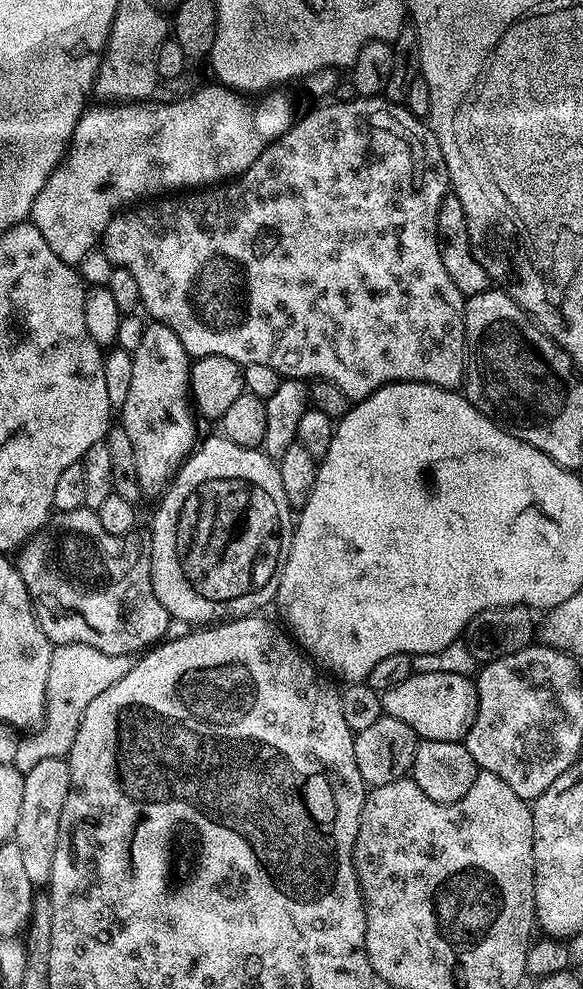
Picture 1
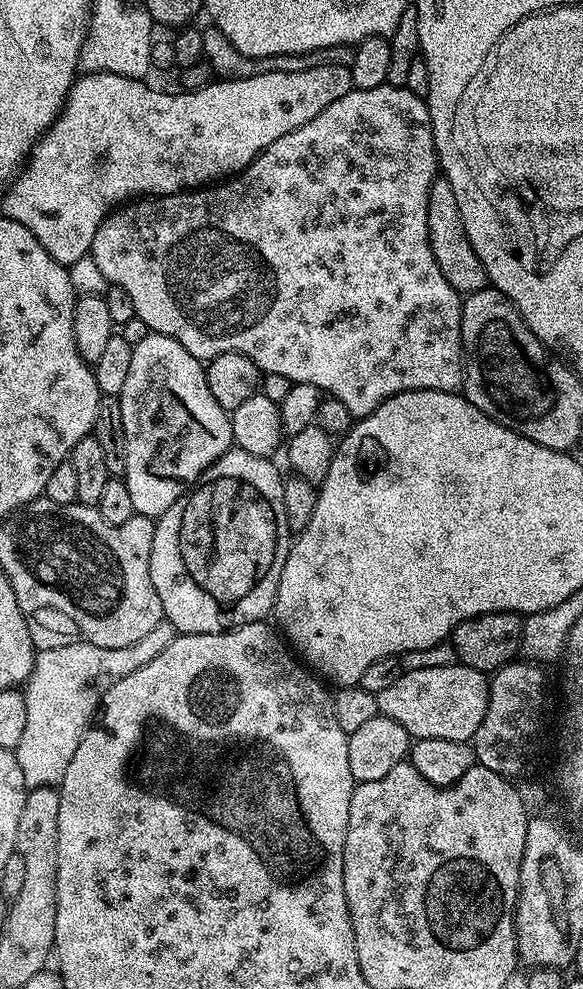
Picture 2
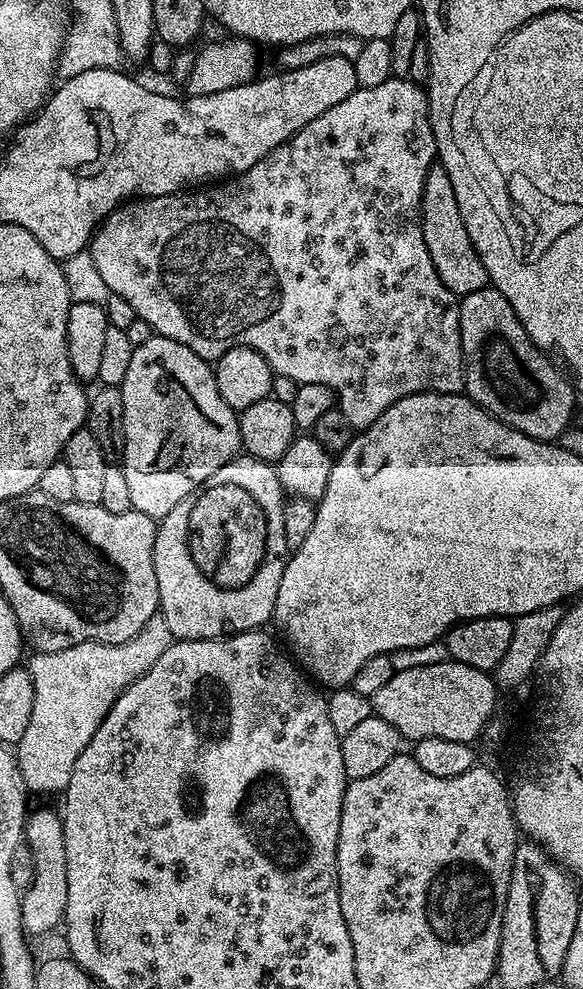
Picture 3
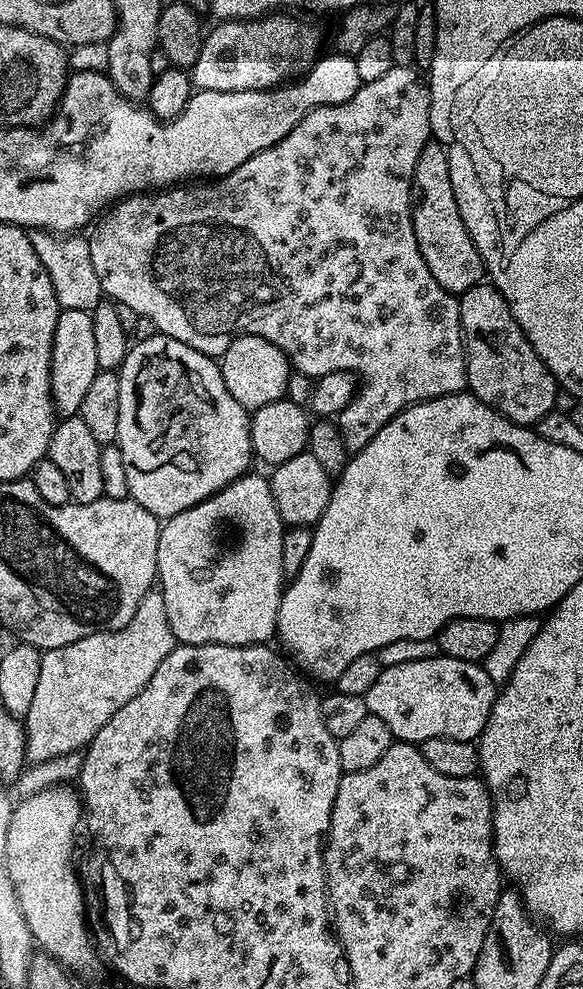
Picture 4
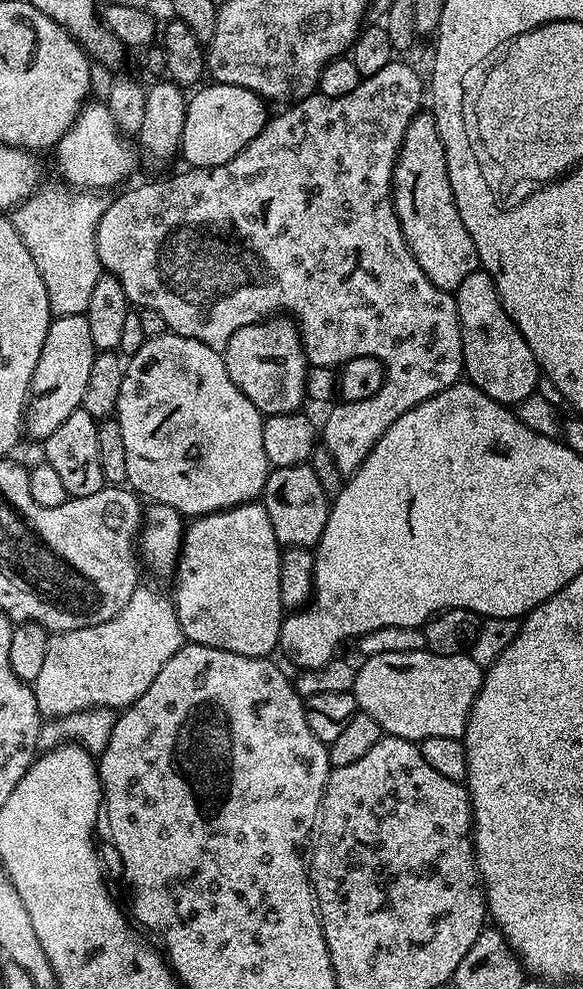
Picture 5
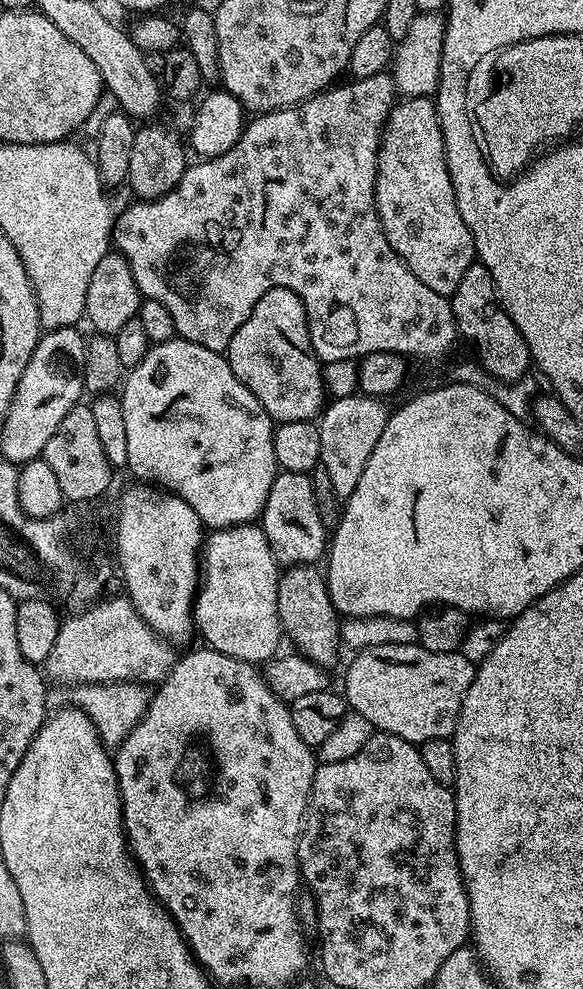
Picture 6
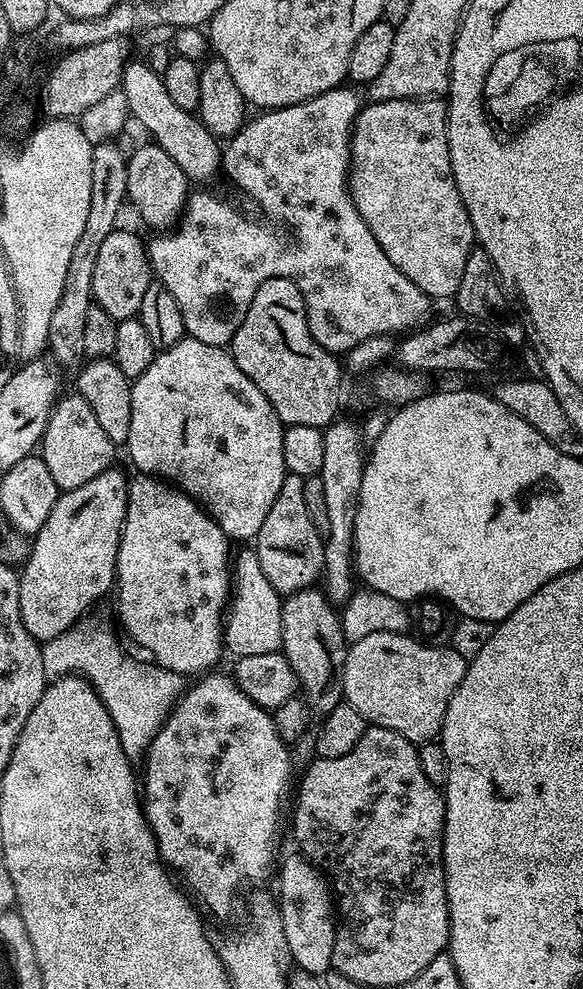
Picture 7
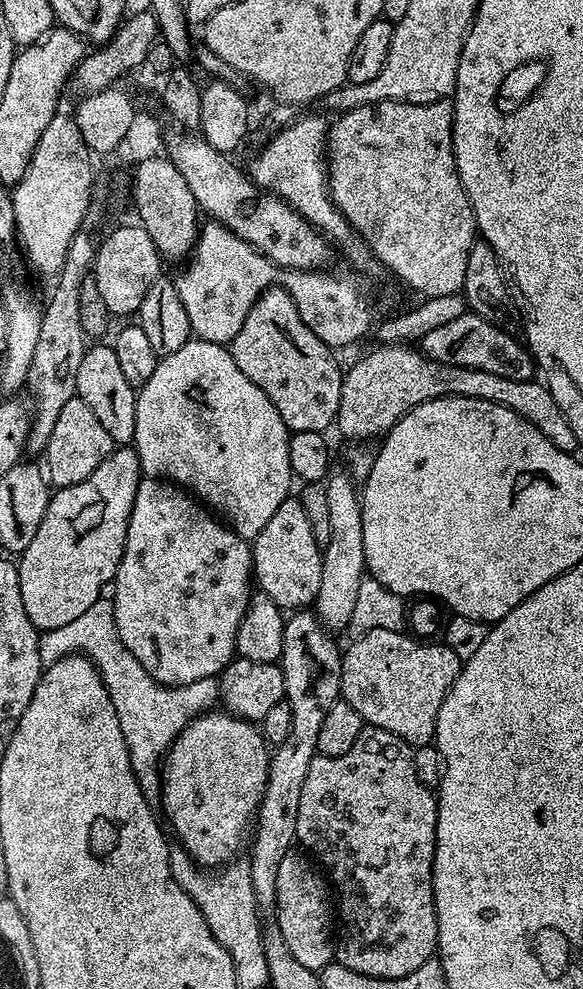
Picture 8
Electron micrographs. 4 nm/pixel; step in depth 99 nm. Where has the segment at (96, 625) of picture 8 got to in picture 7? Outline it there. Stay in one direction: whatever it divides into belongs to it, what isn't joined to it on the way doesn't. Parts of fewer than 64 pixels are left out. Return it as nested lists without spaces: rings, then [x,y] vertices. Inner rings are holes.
[[[80,627],[69,628],[41,647],[45,677],[49,681],[60,680],[72,673],[84,677],[96,691],[97,698],[106,706],[118,730],[122,750],[129,760],[139,761],[147,753],[152,739],[184,691],[185,677],[147,659],[135,660],[130,653],[124,652],[122,645],[116,644],[110,633],[100,628]]]

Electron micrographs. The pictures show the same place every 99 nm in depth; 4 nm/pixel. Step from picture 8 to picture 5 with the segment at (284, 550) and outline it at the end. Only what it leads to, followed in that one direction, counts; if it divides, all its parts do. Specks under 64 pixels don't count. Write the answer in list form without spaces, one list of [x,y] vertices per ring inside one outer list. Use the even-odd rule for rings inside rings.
[[[311,463],[272,468],[264,483],[262,503],[270,518],[274,538],[284,548],[315,549],[320,543],[322,530],[326,530],[330,498],[322,490]]]

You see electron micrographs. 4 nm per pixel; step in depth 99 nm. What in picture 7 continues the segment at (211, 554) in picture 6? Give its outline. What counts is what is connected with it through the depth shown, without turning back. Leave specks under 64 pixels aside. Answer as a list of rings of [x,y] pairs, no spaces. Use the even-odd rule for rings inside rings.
[[[248,550],[240,557],[235,557],[234,560],[234,591],[231,593],[230,599],[226,605],[226,615],[224,617],[224,647],[230,653],[233,652],[233,657],[239,658],[242,656],[249,656],[250,654],[270,654],[271,652],[279,652],[282,648],[282,610],[280,609],[282,603],[281,593],[274,590],[274,586],[270,586],[270,581],[267,580],[266,574],[262,574],[262,566],[258,562],[258,554],[255,550]]]

